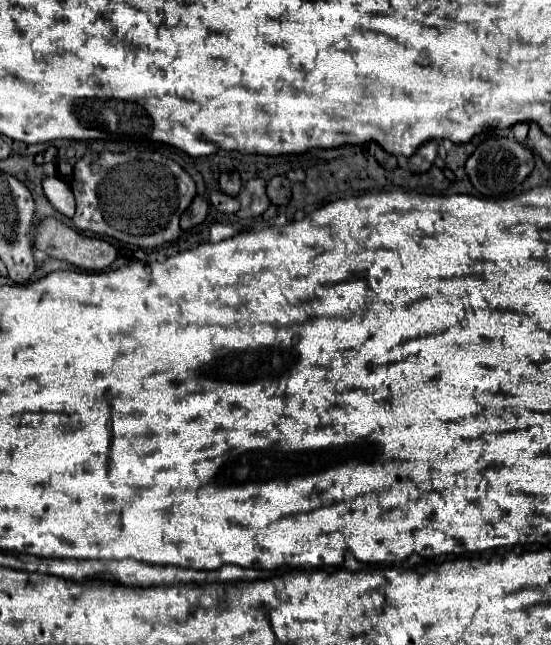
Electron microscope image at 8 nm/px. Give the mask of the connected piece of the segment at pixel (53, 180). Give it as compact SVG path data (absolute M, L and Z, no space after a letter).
M45 177L43 179L43 191L51 205L61 211L65 217L73 217L75 213L75 197L69 189L69 185L59 177Z

